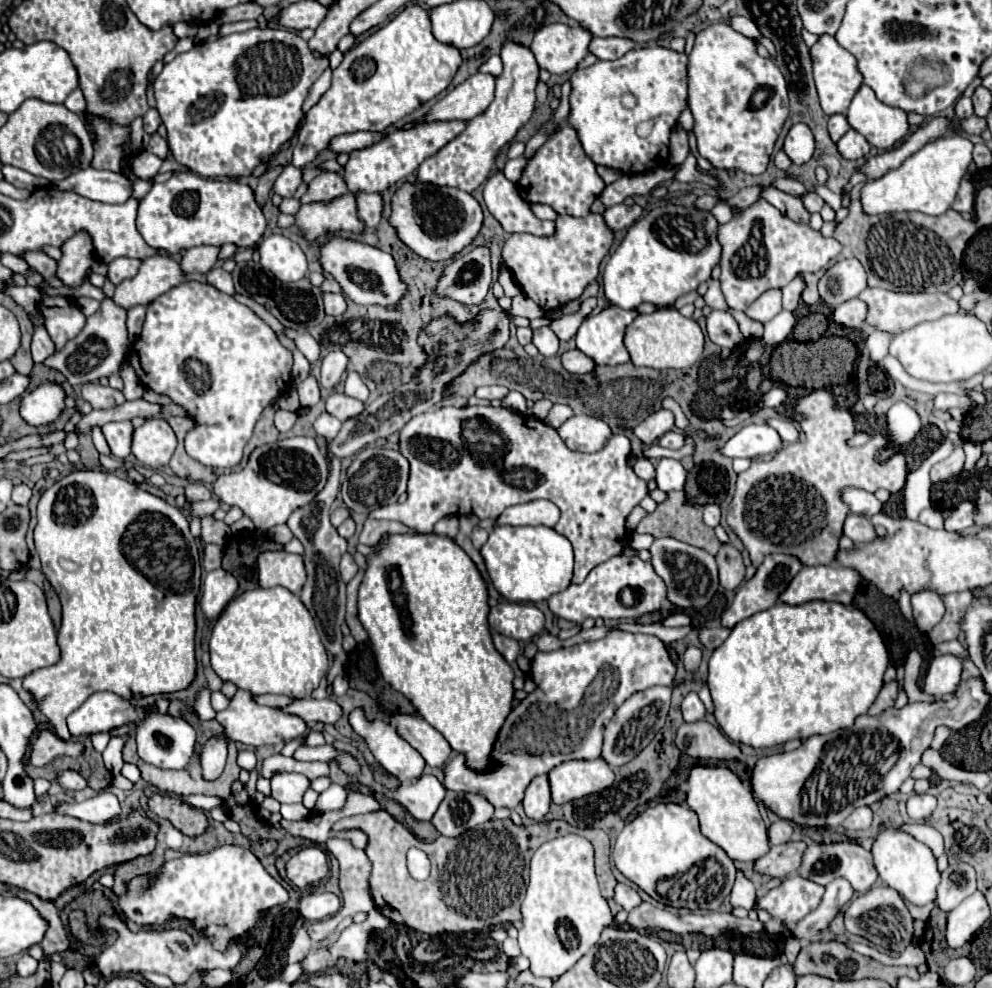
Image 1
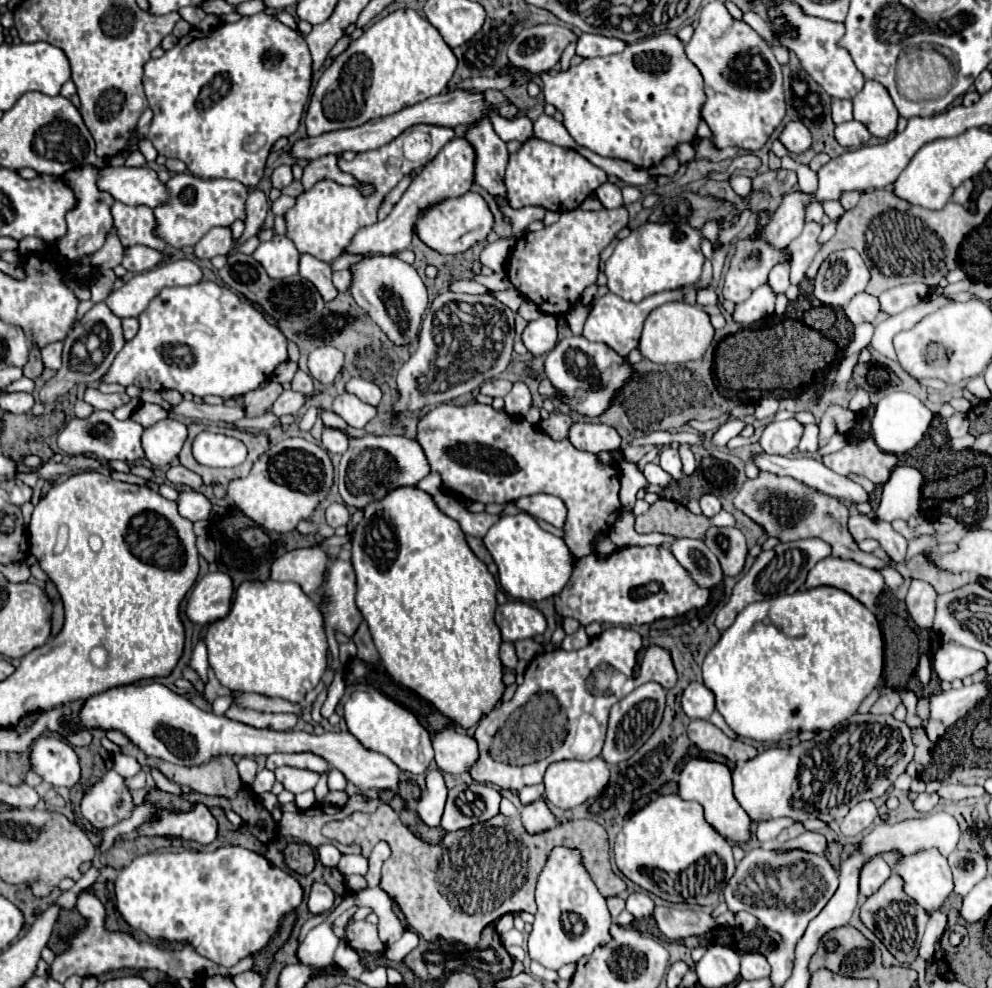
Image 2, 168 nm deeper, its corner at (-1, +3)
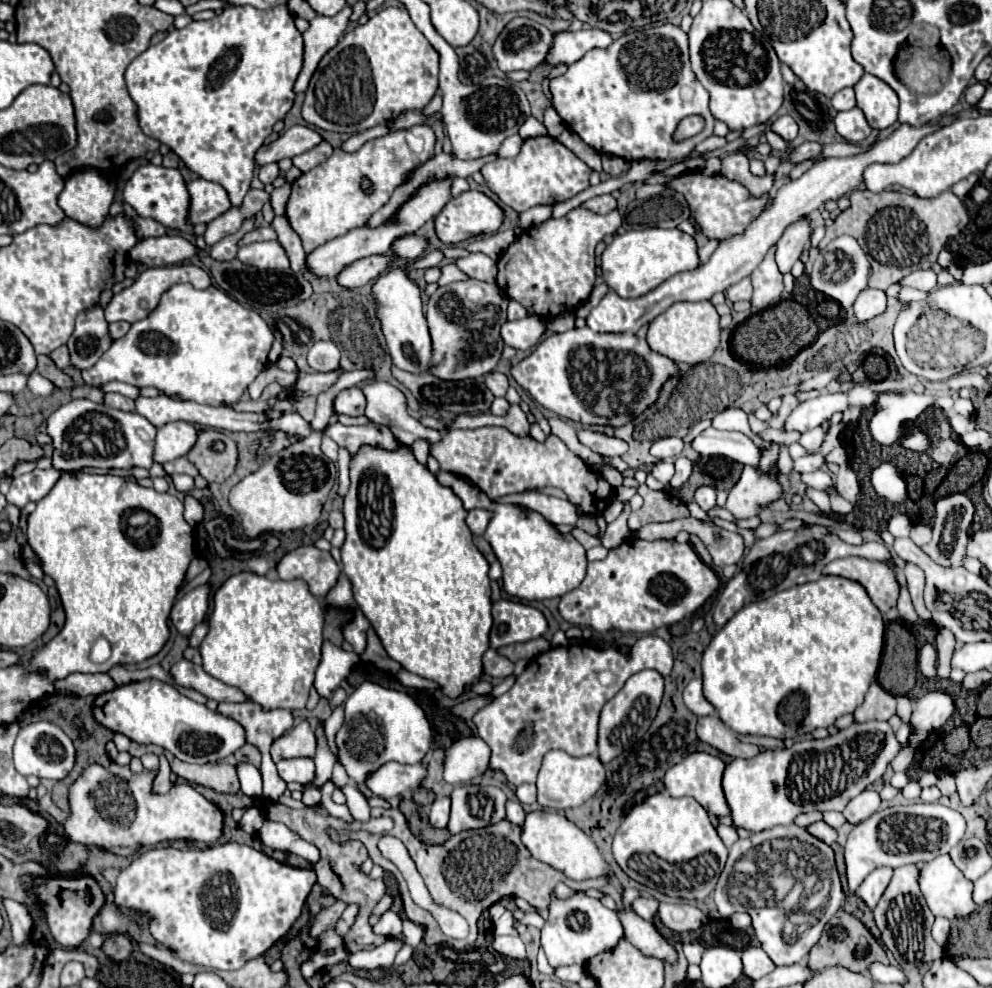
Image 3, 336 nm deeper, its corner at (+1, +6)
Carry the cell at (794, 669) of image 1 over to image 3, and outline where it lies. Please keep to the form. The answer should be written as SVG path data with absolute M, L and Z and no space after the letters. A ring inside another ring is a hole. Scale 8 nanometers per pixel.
M822 576L816 582L808 582L802 586L794 586L790 590L782 590L762 602L752 602L750 606L744 606L738 610L726 624L724 628L712 638L710 646L704 652L702 658L702 672L704 672L704 694L710 698L710 704L718 710L720 720L734 732L740 734L756 734L756 736L772 736L772 738L796 738L802 730L802 734L814 730L814 728L828 728L836 722L836 718L854 712L862 702L864 694L870 686L870 682L876 678L876 670L882 657L882 644L884 644L884 620L880 610L870 602L866 590L848 578L840 576ZM790 696L790 712L778 712L780 702Z

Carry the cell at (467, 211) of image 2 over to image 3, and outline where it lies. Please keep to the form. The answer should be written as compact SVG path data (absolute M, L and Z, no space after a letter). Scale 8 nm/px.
M468 190L452 198L434 218L436 236L444 244L458 244L480 234L494 234L500 224L502 210L492 198L478 190Z

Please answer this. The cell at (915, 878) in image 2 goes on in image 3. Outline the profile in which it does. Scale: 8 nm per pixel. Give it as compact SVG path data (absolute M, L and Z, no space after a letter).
M942 854L920 868L918 886L932 914L954 918L970 916L976 910L972 902L972 882L964 878L948 854Z

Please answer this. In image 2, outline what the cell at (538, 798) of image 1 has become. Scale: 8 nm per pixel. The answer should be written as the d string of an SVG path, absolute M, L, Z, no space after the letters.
M542 799L526 805L522 809L522 825L528 833L536 835L536 833L544 833L552 827L556 827L560 821L550 813L550 809L546 807L546 803Z

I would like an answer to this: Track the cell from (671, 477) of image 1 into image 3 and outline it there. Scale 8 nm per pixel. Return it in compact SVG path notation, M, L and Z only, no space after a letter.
M662 438L652 444L650 454L660 460L674 460L676 456L680 456L682 448L684 448L684 444L680 438Z

